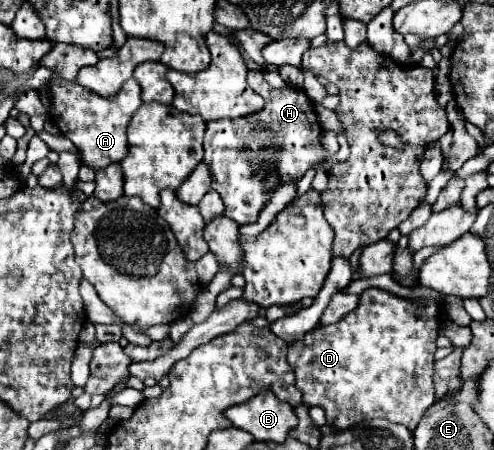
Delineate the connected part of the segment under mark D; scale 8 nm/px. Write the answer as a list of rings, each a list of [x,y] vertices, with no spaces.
[[[367,288],[355,312],[349,312],[339,322],[323,328],[315,328],[305,338],[289,346],[289,364],[297,376],[297,388],[303,392],[303,402],[309,406],[323,406],[327,422],[339,430],[347,430],[351,424],[363,418],[387,418],[415,430],[425,410],[435,402],[433,390],[433,364],[435,364],[435,340],[441,326],[439,300],[421,298],[425,306],[417,306],[415,300],[399,298],[381,288]]]

